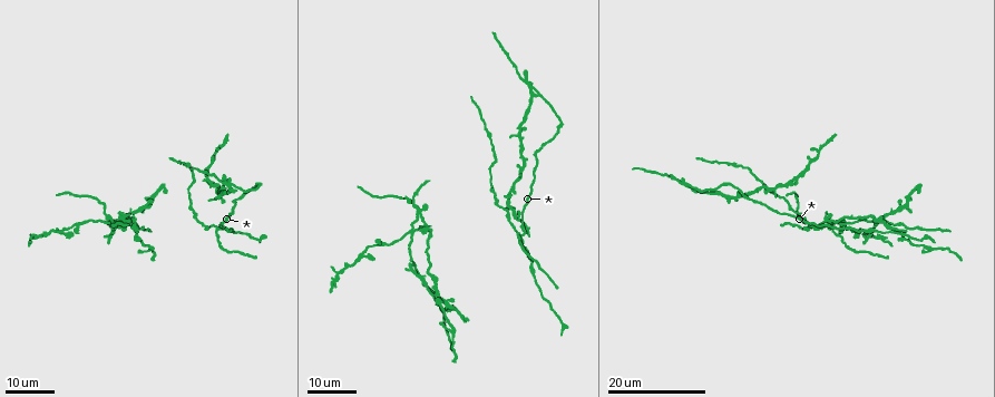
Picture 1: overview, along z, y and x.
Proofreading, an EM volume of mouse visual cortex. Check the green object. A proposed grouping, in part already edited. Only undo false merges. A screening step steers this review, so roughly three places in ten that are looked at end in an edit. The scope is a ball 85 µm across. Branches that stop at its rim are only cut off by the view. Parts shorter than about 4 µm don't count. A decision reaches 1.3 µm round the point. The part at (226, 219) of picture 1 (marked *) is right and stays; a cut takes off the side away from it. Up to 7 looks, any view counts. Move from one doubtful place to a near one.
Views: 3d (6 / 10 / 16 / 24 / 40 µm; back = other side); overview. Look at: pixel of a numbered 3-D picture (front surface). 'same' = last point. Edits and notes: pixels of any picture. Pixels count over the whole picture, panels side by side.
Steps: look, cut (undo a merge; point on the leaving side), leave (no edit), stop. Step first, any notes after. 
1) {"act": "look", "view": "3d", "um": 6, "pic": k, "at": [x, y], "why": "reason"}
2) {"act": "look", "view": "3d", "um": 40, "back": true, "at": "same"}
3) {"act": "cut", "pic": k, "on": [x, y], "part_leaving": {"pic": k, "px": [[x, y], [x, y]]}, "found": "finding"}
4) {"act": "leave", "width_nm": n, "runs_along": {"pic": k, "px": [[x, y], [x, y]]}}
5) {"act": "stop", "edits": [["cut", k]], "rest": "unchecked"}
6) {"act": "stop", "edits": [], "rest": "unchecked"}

{"act": "look", "view": "3d", "um": 16, "pic": 1, "at": [875, 231], "why": "calibre changes"}

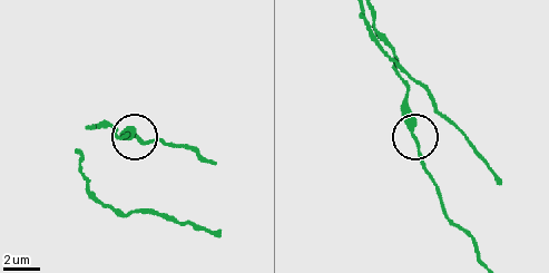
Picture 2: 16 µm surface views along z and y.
{"act": "look", "view": "3d", "um": 10, "pic": 2, "at": [413, 138], "why": "closer look"}

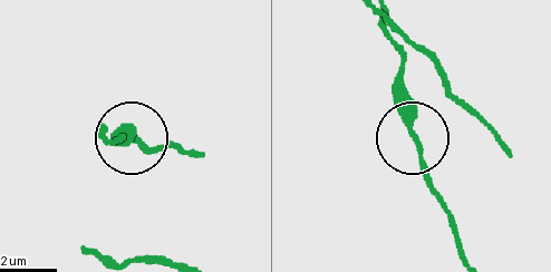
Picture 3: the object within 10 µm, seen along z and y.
{"act": "look", "view": "3d", "um": 6, "pic": 3, "at": [411, 136]}

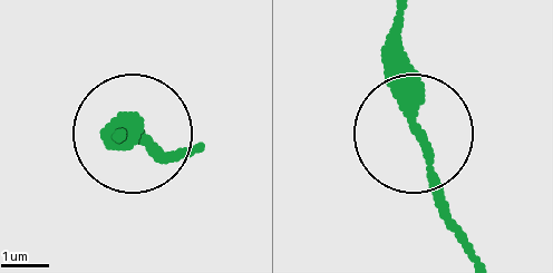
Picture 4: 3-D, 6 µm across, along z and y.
{"act": "leave", "width_nm": 270, "runs_along": {"pic": 4, "px": [[397, 21], [397, 93], [464, 249]]}, "found": "continuous, no second neuron"}

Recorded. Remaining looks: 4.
{"act": "look", "view": "3d", "um": 24, "pic": 1, "at": [216, 155], "why": "two arms in line, one across"}

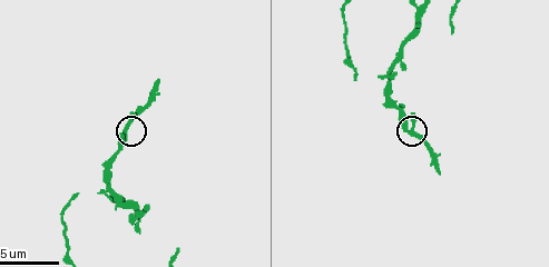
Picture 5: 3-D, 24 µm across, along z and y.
{"act": "look", "view": "3d", "um": 10, "pic": 5, "at": [408, 133]}

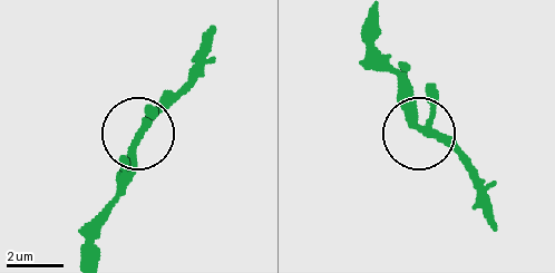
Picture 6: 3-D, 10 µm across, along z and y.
{"act": "look", "view": "3d", "um": 10, "back": true, "pic": 6, "at": [137, 139]}

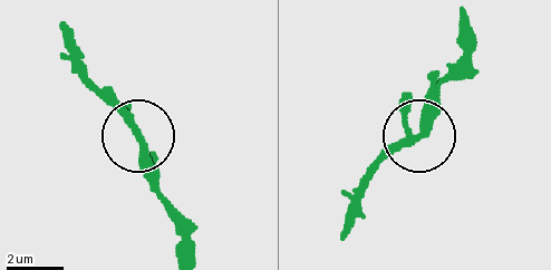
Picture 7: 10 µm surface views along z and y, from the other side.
{"act": "leave", "arms": 3, "runs_along": {"pic": 7, "px": [[177, 258], [180, 229], [154, 164], [94, 87]]}, "found": "one neuron here"}

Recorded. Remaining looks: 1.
{"act": "look", "view": "3d", "um": 10, "pic": 5, "at": [388, 80], "why": "four arms meet"}

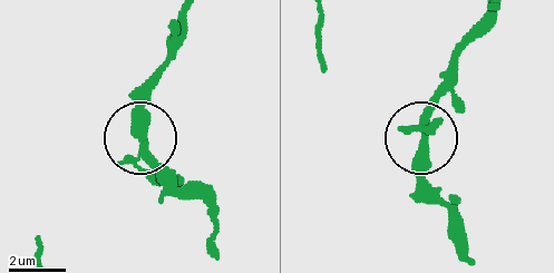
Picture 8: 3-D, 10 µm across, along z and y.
{"act": "leave", "arms": 4, "runs_along": {"pic": 8, "px": [[215, 204], [180, 192], [151, 164], [141, 133], [141, 85]]}, "found": "one neuron here"}

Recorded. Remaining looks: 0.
{"act": "stop", "edits": [], "rest": "unchecked"}

